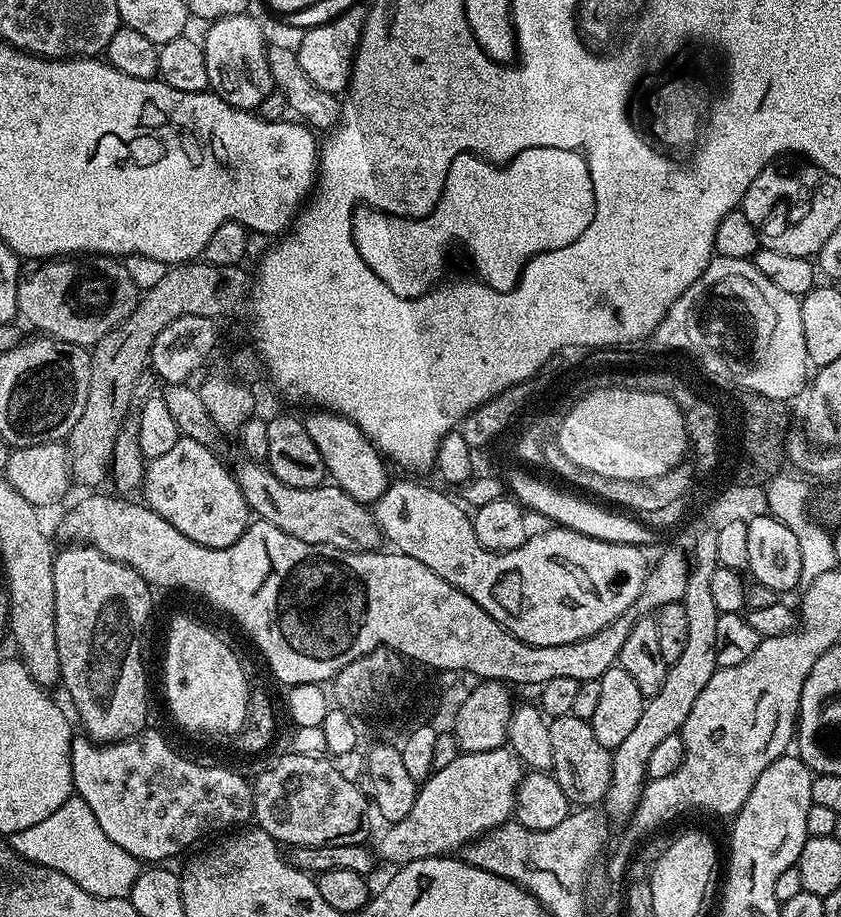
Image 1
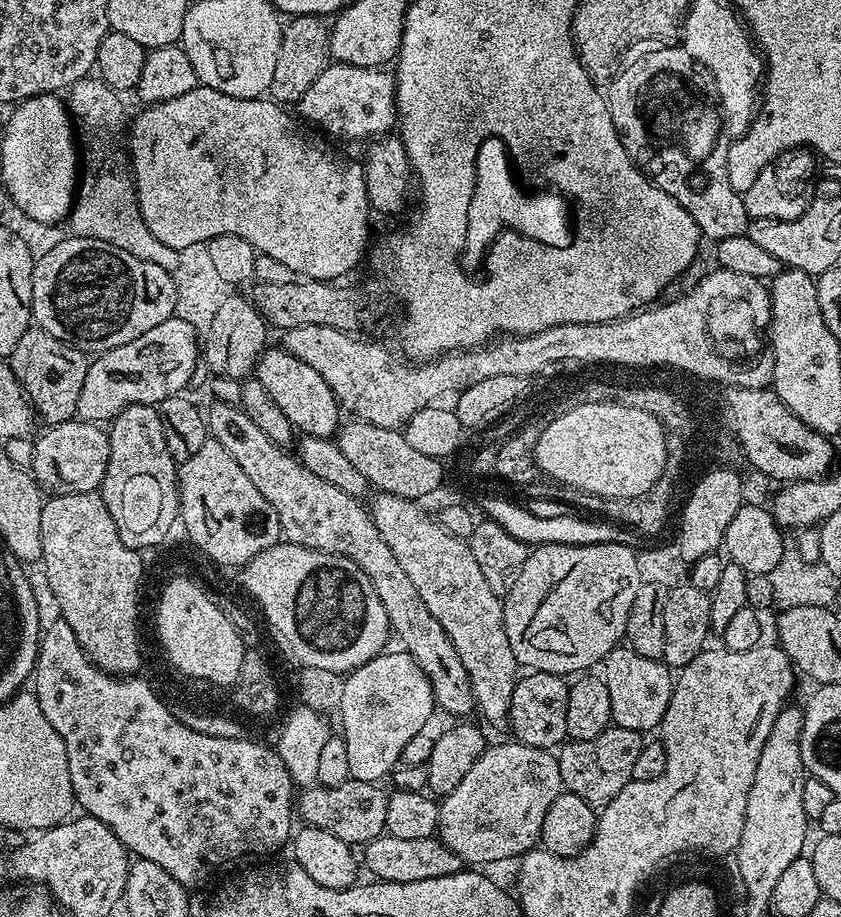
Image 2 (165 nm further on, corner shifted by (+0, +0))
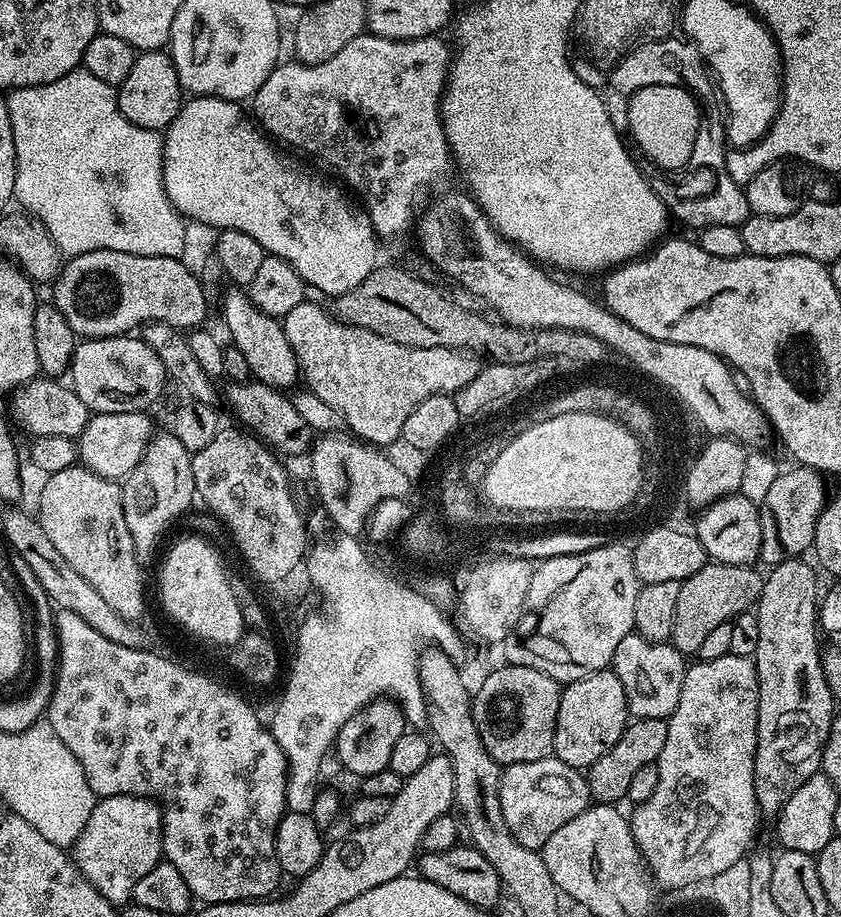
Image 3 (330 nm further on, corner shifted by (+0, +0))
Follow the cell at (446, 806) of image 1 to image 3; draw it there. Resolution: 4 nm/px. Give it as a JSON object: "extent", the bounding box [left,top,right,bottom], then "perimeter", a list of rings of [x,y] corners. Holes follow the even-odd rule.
{"extent":[500,755,593,849],"perimeter":[[[555,755],[542,758],[538,762],[509,764],[500,773],[502,818],[506,822],[510,834],[527,848],[543,849],[550,834],[554,834],[554,830],[566,826],[566,822],[570,822],[570,818],[576,818],[578,814],[582,814],[582,810],[589,808],[592,803],[593,798],[588,789],[585,773],[581,769],[566,766],[566,762],[557,760]]]}

